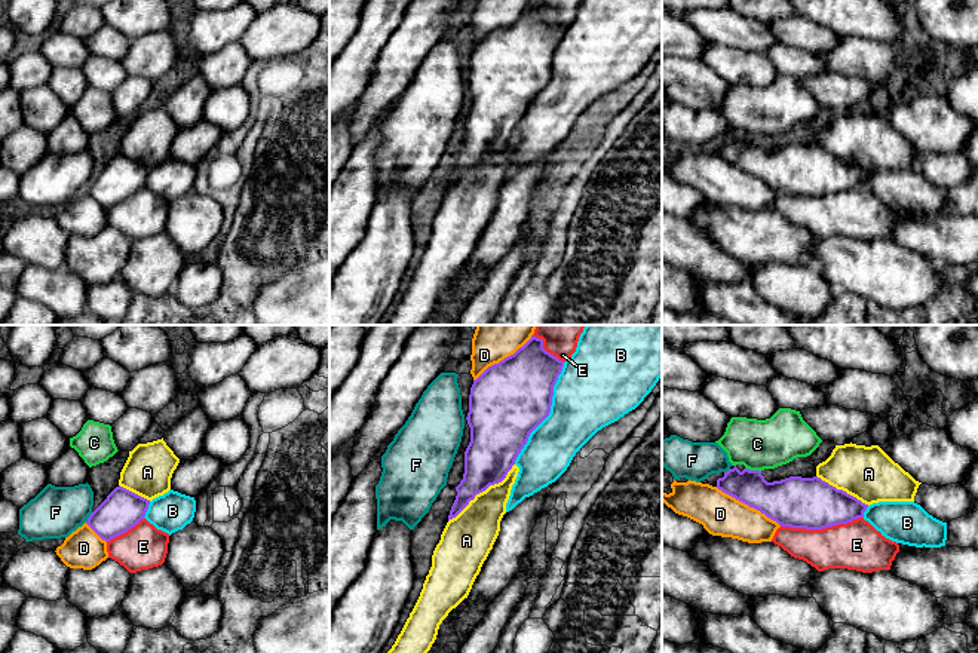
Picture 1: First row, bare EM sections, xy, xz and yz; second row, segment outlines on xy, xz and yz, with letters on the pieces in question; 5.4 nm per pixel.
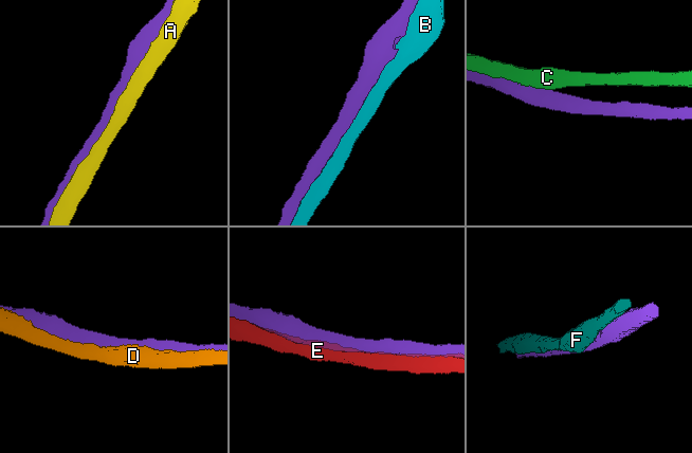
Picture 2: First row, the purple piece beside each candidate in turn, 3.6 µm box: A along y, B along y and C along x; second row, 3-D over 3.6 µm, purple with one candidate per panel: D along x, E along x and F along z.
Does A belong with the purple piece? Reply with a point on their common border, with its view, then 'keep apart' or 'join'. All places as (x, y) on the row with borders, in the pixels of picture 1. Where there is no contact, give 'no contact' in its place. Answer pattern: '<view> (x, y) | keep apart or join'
xz (483, 490) | keep apart

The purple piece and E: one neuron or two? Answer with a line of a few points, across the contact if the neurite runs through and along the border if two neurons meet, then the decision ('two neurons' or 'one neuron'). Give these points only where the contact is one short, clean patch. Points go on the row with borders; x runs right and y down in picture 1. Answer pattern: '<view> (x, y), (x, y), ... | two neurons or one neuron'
two neurons

